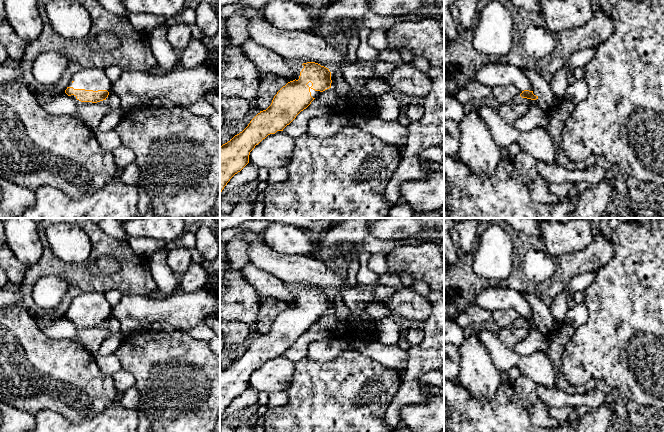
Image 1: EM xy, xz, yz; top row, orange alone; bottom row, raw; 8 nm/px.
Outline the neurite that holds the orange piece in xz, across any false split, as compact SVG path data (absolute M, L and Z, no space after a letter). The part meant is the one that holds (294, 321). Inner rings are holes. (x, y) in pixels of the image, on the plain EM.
M301 285L294 291L294 296L295 303L277 316L271 329L260 335L242 356L220 371L220 418L230 403L249 387L250 376L256 369L268 359L283 355L321 316L331 312L331 296L318 287Z

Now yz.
M489 286L480 290L474 299L474 304L489 313L497 310L513 310L522 322L538 323L538 320L533 318L534 311L531 304L525 300L522 293L506 286Z

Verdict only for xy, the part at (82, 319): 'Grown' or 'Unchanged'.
Grown

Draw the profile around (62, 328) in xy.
M65 316L48 322L39 322L44 334L54 339L70 339L76 336L78 328Z

